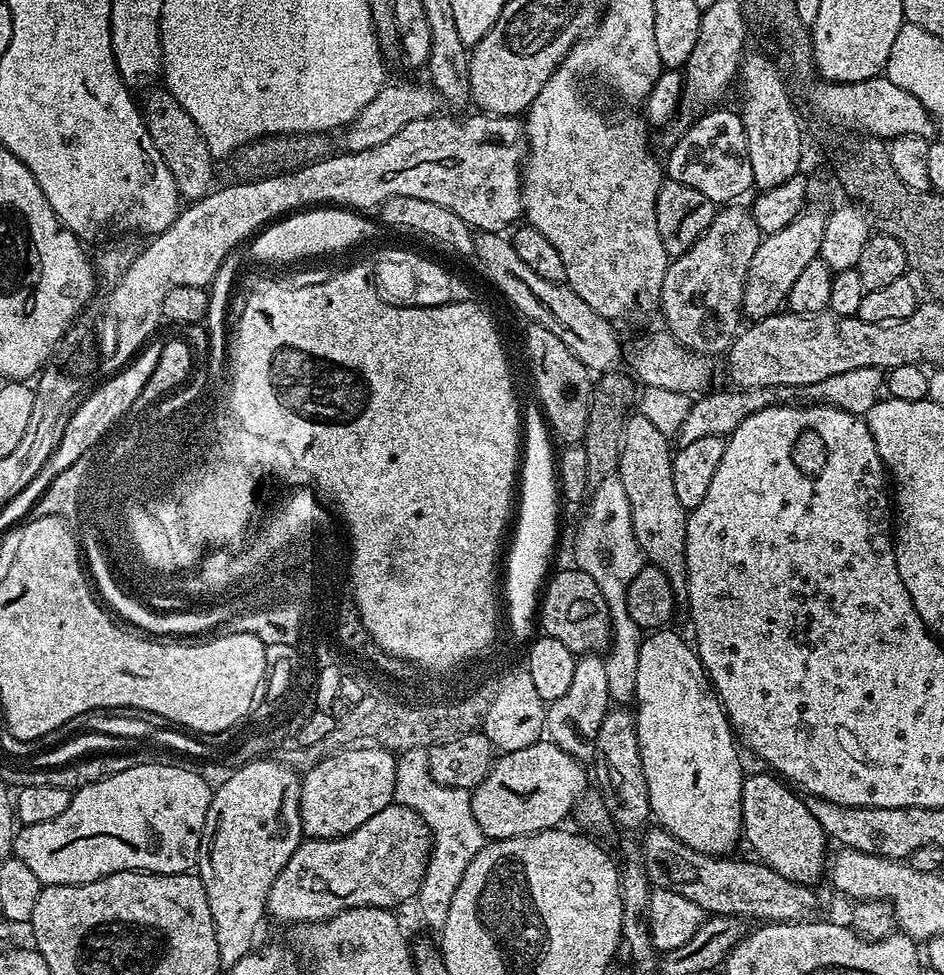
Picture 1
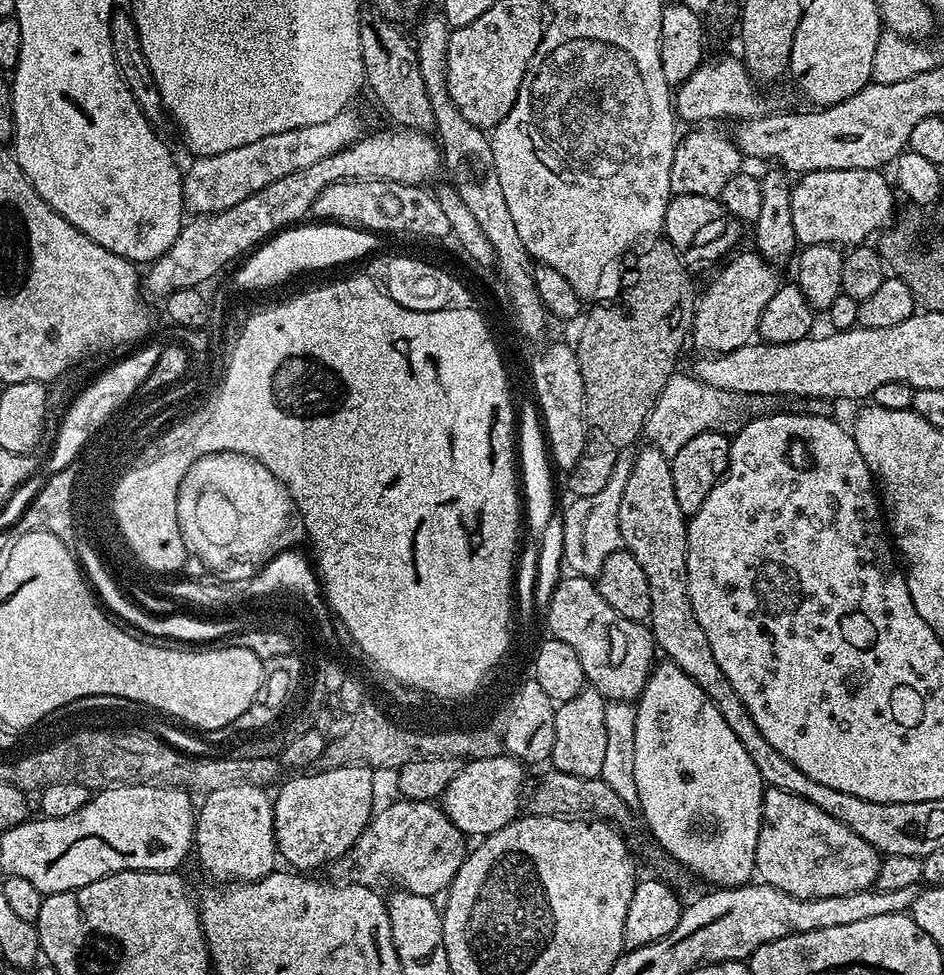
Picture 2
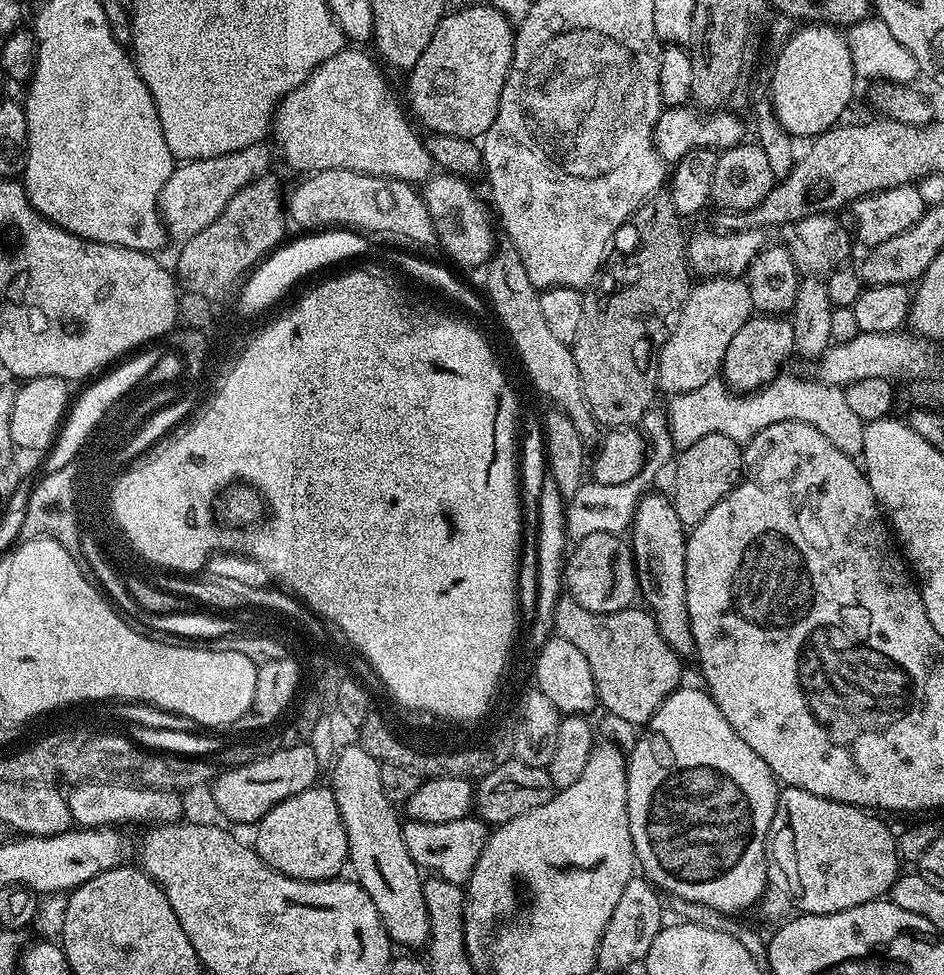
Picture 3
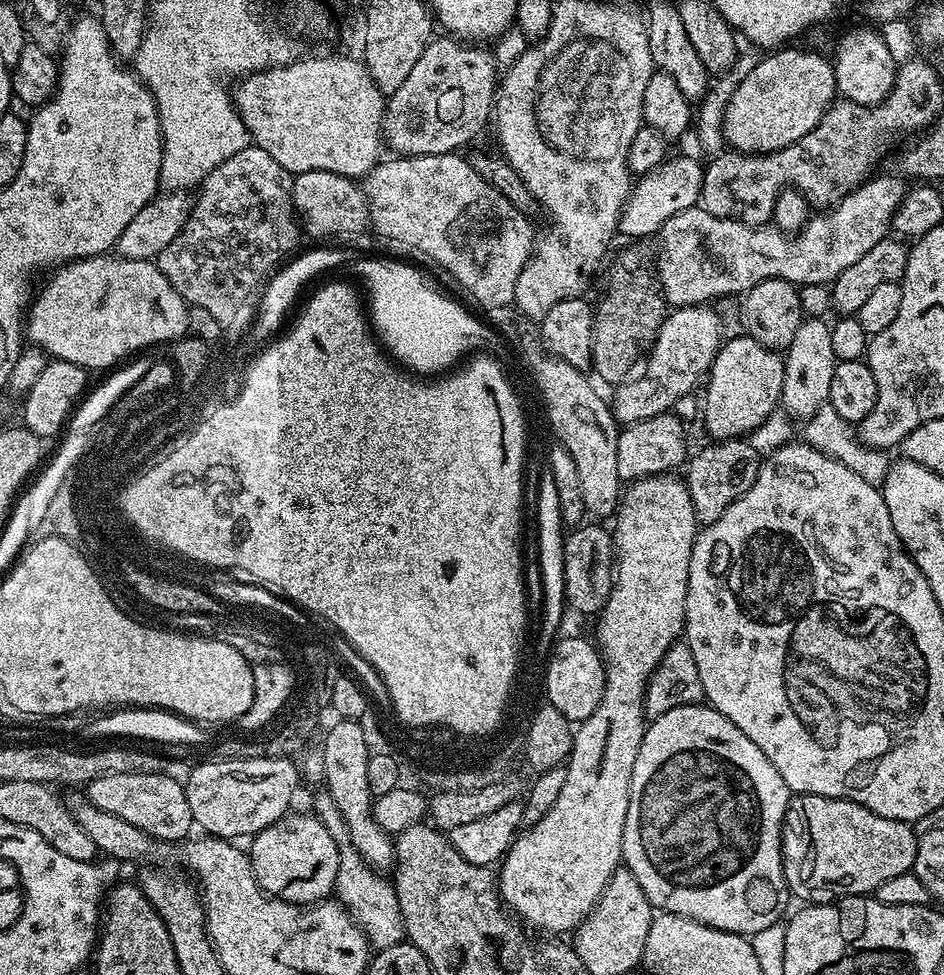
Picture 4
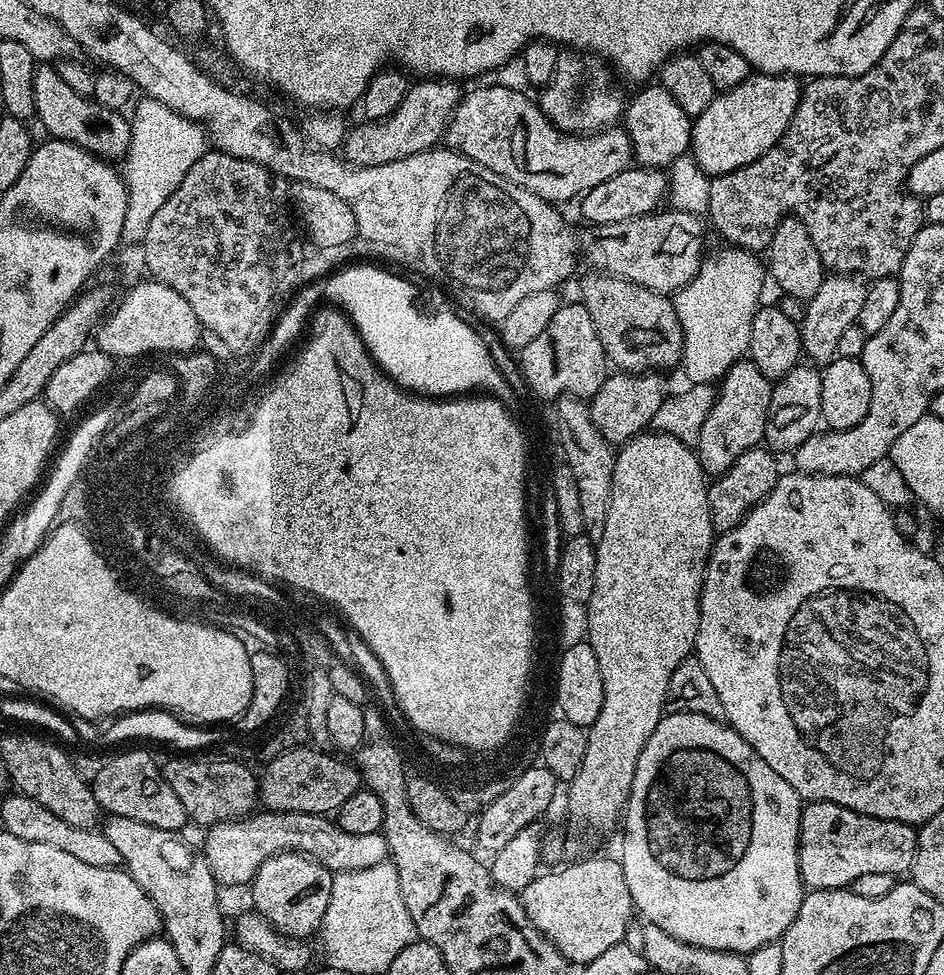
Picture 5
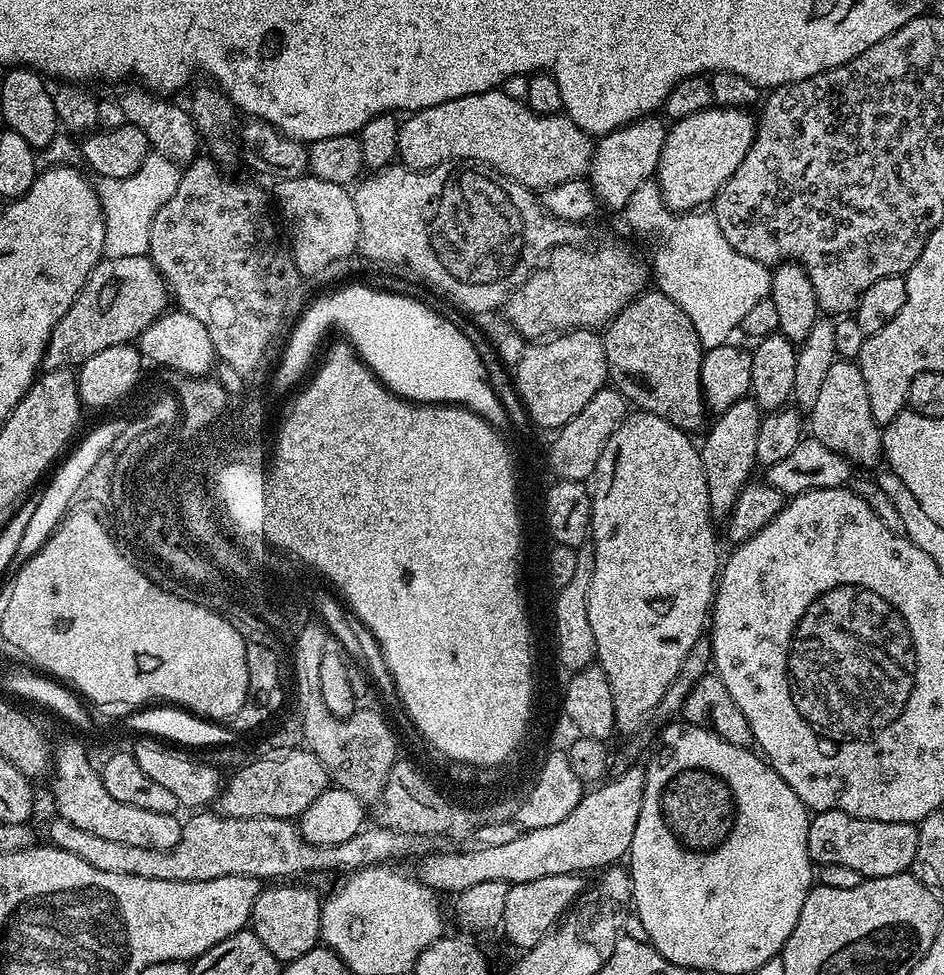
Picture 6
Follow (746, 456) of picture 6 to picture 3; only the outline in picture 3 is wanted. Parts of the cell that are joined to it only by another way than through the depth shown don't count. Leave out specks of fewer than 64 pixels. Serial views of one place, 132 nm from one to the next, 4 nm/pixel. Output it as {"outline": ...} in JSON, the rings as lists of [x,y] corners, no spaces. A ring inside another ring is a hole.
{"outline":[[[753,316],[734,334],[734,339],[726,350],[722,379],[733,392],[741,394],[756,392],[764,388],[776,376],[781,375],[784,363],[793,359],[796,347],[794,346],[794,326],[791,319],[784,316]]]}

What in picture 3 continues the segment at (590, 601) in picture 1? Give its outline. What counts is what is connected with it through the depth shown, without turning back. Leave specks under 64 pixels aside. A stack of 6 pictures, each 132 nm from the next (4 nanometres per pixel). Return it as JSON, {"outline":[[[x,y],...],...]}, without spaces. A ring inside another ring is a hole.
{"outline":[[[563,595],[558,599],[557,606],[554,608],[552,613],[552,624],[557,635],[560,635],[568,642],[574,644],[578,647],[578,650],[581,650],[582,654],[585,655],[586,660],[590,665],[590,672],[594,676],[596,697],[598,699],[599,705],[604,709],[609,715],[614,717],[623,718],[626,722],[630,722],[632,725],[637,728],[647,725],[648,721],[651,720],[652,715],[658,710],[658,706],[662,704],[664,699],[669,696],[671,692],[676,691],[677,688],[681,687],[682,680],[680,680],[680,675],[683,674],[684,668],[682,665],[682,657],[678,655],[676,651],[671,648],[666,642],[666,638],[662,638],[662,634],[658,630],[656,625],[656,620],[652,617],[651,612],[641,609],[639,607],[633,606],[626,608],[618,612],[592,612],[586,610],[585,607],[578,605],[569,595]]]}

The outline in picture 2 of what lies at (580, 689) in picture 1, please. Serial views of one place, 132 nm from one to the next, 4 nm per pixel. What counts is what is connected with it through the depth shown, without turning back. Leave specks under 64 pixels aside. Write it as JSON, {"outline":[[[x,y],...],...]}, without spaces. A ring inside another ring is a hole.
{"outline":[[[586,686],[574,698],[559,701],[554,714],[554,750],[550,761],[557,772],[578,774],[578,778],[600,777],[606,755],[606,699],[591,686]]]}

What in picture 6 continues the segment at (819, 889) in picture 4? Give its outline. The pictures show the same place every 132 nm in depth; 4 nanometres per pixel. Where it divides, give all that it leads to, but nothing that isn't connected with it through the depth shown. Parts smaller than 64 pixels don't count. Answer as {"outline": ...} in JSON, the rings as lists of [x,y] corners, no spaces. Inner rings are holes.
{"outline":[[[838,810],[818,812],[808,822],[808,856],[820,866],[850,866],[862,878],[893,876],[911,869],[919,833],[917,825],[906,822],[874,822]]]}

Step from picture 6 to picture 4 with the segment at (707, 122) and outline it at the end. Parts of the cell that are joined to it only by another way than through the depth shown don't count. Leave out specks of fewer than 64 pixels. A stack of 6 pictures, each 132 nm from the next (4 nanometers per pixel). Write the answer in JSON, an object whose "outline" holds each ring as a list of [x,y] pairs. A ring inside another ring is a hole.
{"outline":[[[784,46],[772,50],[768,56],[757,59],[754,70],[740,80],[740,84],[732,92],[732,98],[724,112],[724,143],[729,149],[755,154],[757,152],[777,152],[810,134],[814,126],[818,126],[826,110],[837,99],[836,75],[832,69],[833,61],[816,52],[803,52],[800,48]]]}

